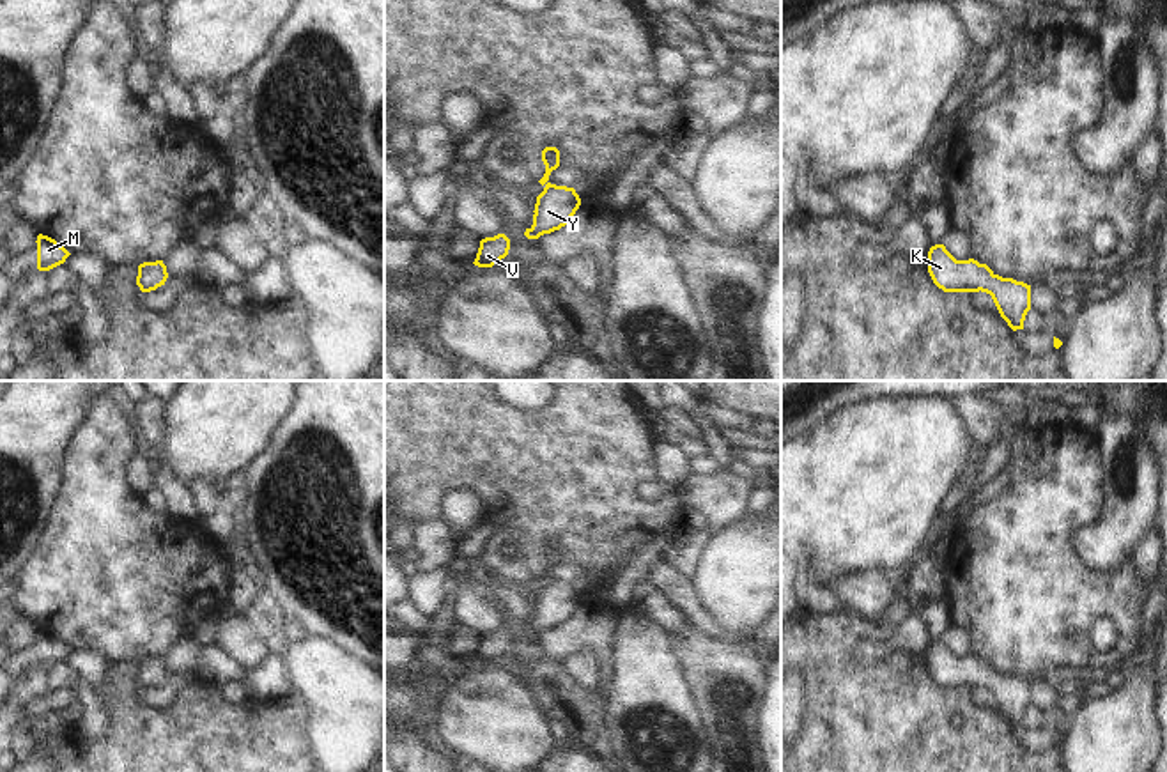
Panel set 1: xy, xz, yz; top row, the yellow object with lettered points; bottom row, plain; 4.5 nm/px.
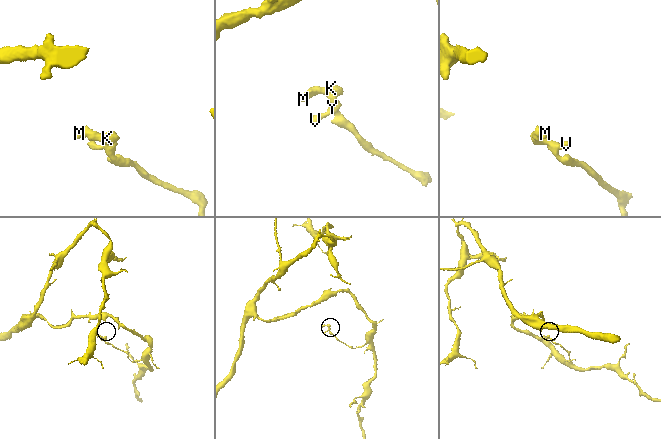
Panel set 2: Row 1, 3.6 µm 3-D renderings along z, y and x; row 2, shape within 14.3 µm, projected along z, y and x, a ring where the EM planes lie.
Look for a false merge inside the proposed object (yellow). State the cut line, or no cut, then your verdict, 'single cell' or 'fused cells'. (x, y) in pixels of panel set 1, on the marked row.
cut none; single cell

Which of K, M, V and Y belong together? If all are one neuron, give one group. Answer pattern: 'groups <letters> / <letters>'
groups K M V Y

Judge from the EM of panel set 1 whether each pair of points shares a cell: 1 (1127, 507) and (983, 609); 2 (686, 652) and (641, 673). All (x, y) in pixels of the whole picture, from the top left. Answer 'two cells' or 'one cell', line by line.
1: two cells
2: two cells

